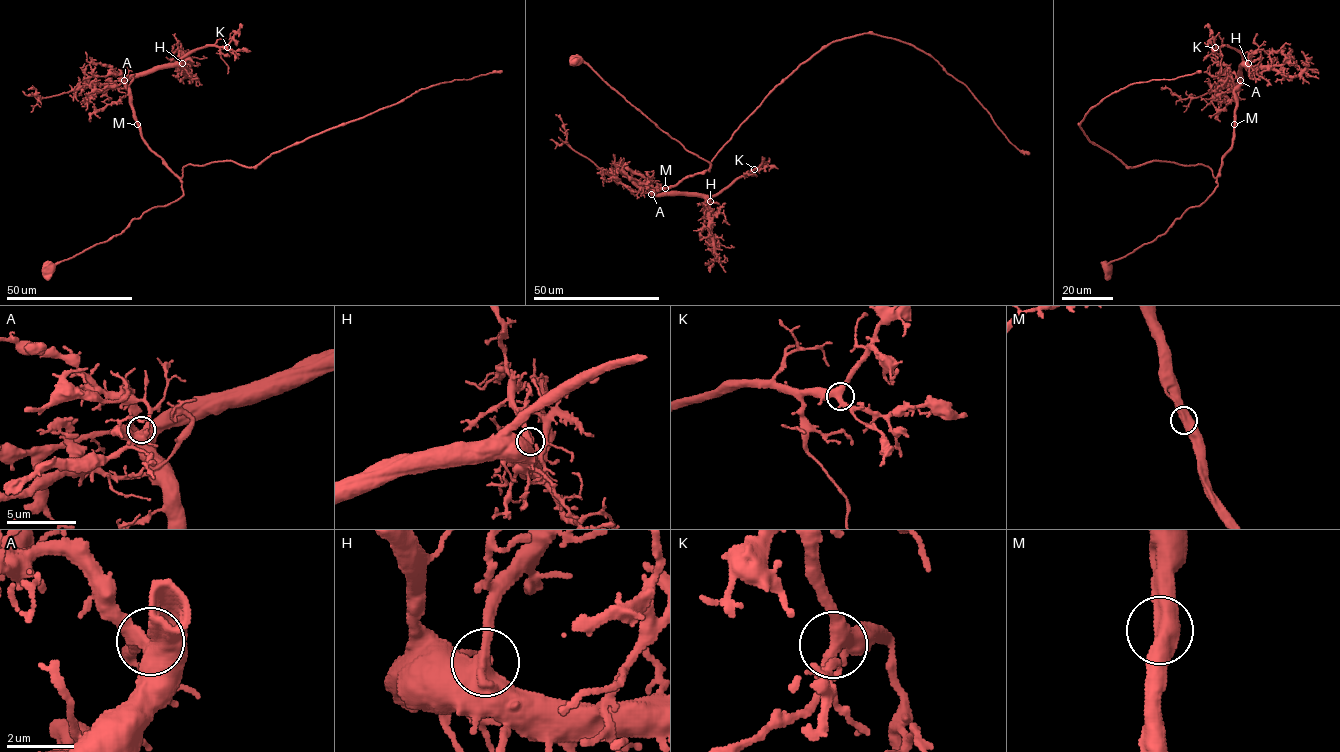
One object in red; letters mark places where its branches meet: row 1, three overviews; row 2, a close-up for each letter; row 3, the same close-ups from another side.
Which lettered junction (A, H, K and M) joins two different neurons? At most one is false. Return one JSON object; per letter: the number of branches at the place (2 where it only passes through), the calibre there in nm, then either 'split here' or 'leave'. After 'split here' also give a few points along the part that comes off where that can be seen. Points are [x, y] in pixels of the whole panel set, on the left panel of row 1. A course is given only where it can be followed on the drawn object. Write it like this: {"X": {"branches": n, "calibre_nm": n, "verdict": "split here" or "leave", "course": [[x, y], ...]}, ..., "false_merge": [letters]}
{"A": {"branches": 2, "calibre_nm": 500, "verdict": "leave"}, "H": {"branches": 2, "calibre_nm": 500, "verdict": "leave"}, "K": {"branches": 3, "calibre_nm": 400, "verdict": "leave"}, "M": {"branches": 2, "calibre_nm": 600, "verdict": "leave"}, "false_merge": []}

